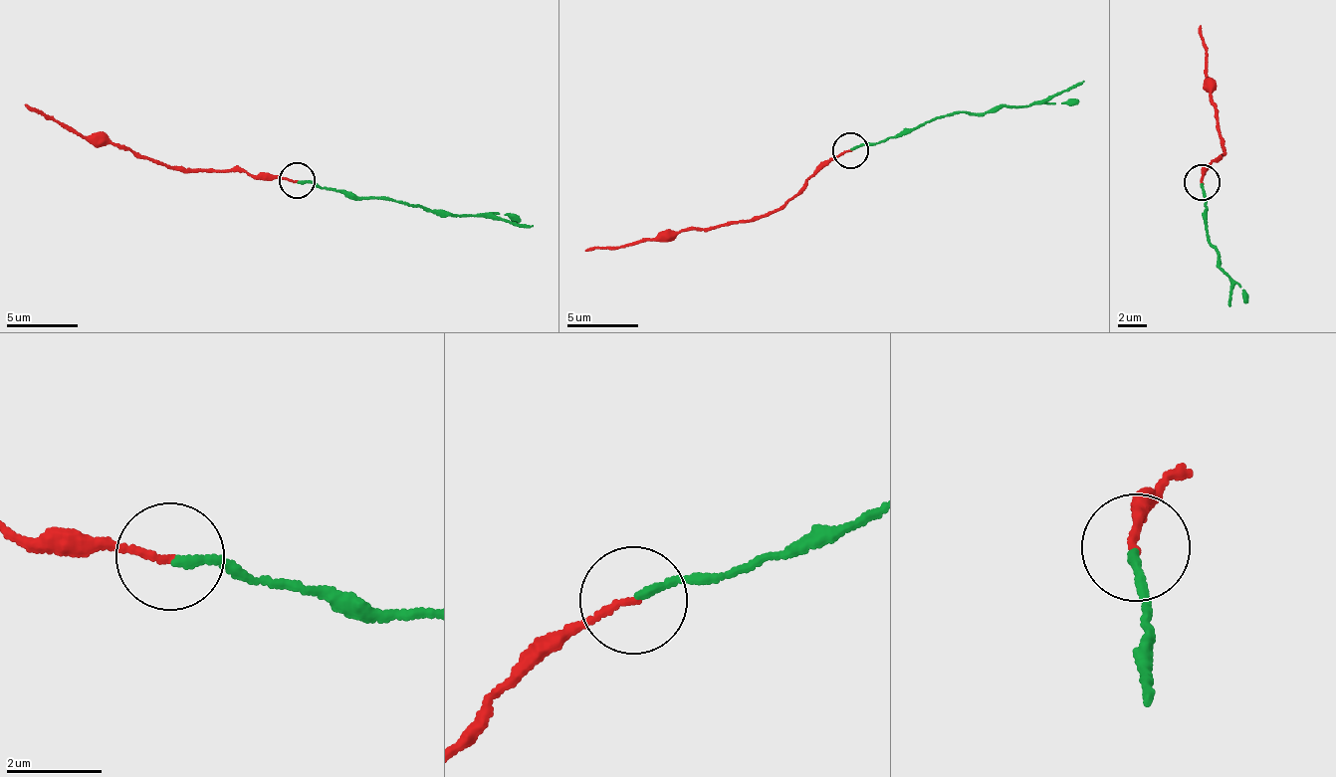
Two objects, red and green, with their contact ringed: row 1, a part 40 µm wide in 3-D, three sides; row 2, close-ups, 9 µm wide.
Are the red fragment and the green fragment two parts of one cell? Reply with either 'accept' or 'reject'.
accept

